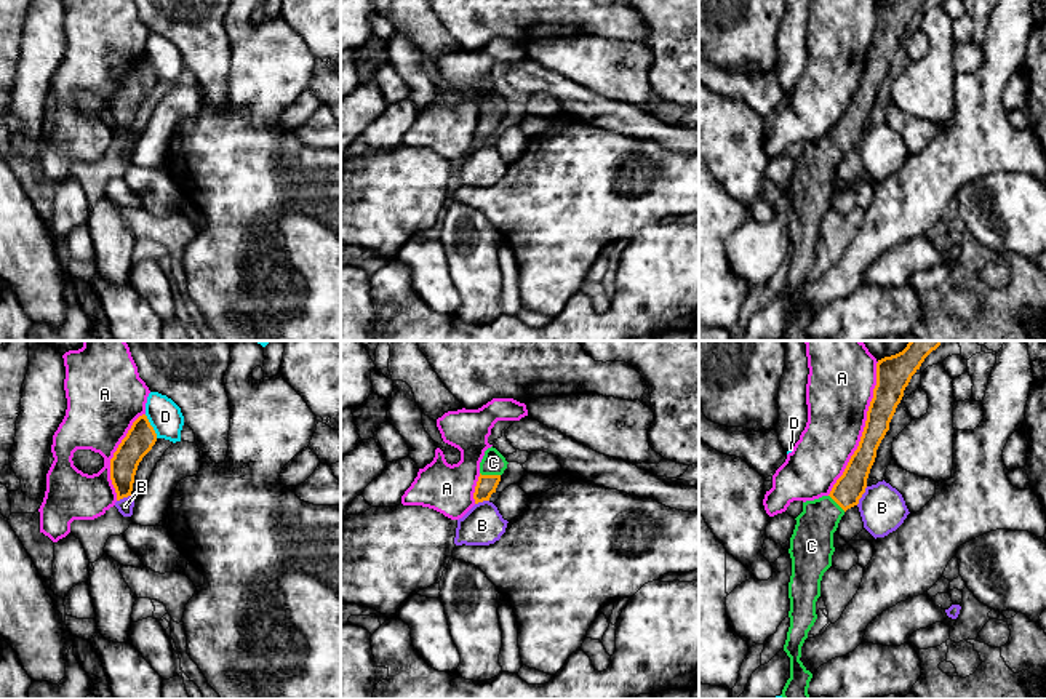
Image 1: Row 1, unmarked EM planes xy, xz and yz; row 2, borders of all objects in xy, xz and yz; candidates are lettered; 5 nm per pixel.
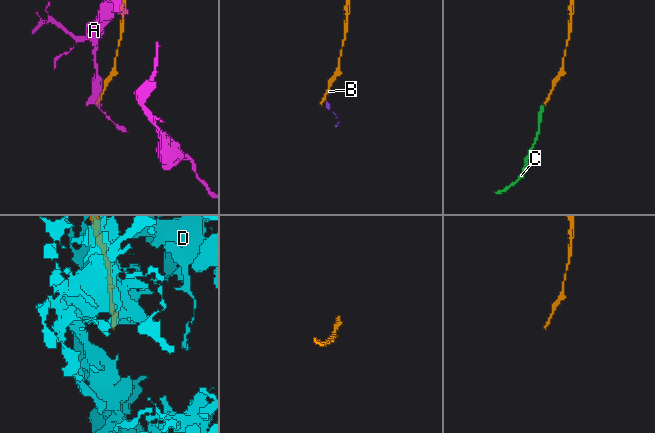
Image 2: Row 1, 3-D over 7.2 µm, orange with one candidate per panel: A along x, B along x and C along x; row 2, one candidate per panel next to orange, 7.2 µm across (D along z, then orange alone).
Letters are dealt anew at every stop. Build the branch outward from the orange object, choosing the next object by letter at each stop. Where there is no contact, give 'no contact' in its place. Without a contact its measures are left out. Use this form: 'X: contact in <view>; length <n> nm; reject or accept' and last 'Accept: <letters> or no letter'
A: contact in yz; length 700 nm; reject
B: contact in yz; length 110 nm; reject
C: contact in xz; length 110 nm; accept
D: contact in xy; length 140 nm; reject
Accept: C

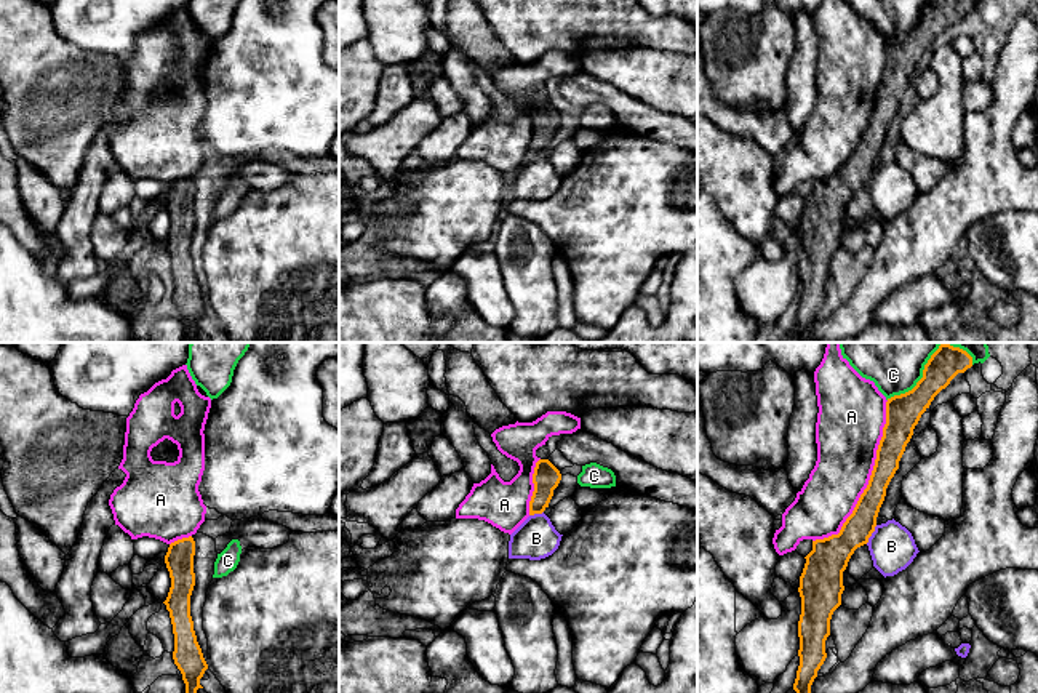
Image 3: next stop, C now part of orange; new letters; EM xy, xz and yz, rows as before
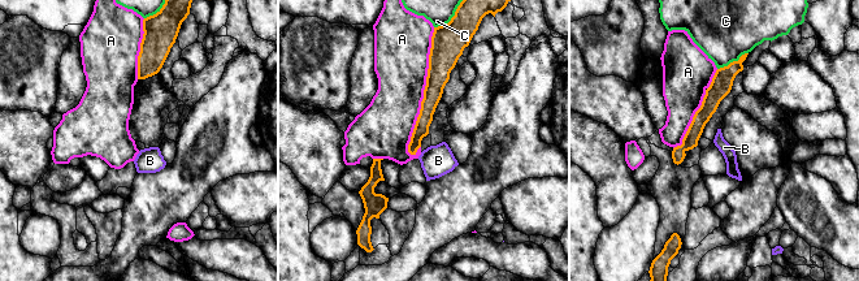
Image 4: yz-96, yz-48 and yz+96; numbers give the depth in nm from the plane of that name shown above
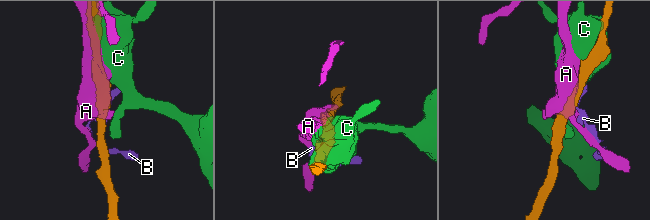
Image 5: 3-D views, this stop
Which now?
A: contact in yz; length 800 nm; reject
B: contact in yz; length 110 nm; reject
C: contact in yz; length 480 nm; reject
Accept: no letter

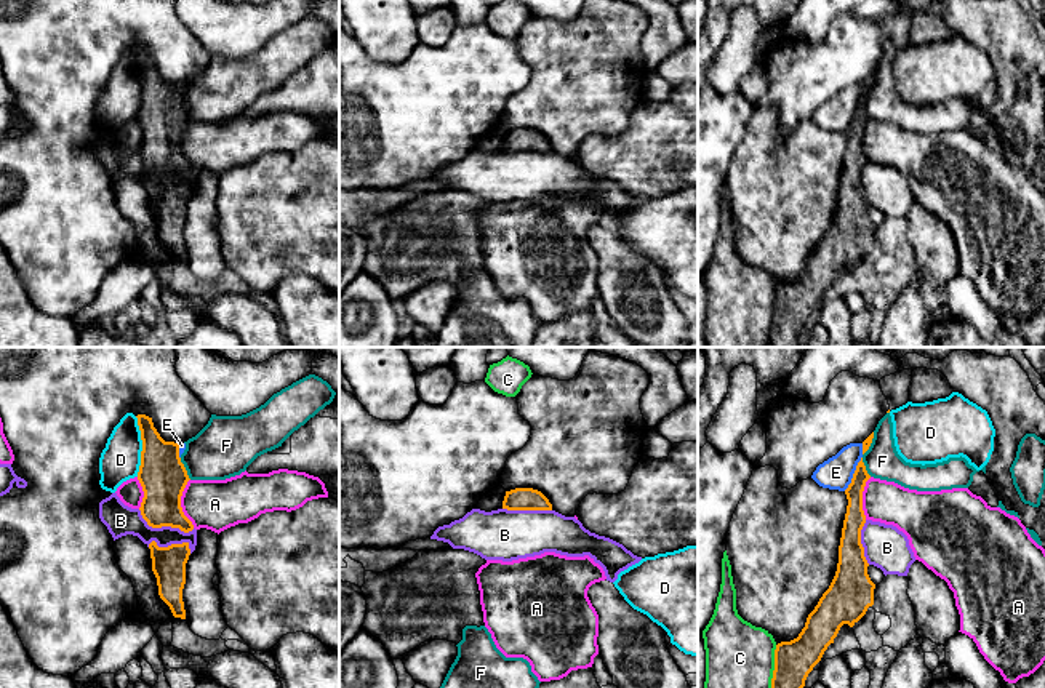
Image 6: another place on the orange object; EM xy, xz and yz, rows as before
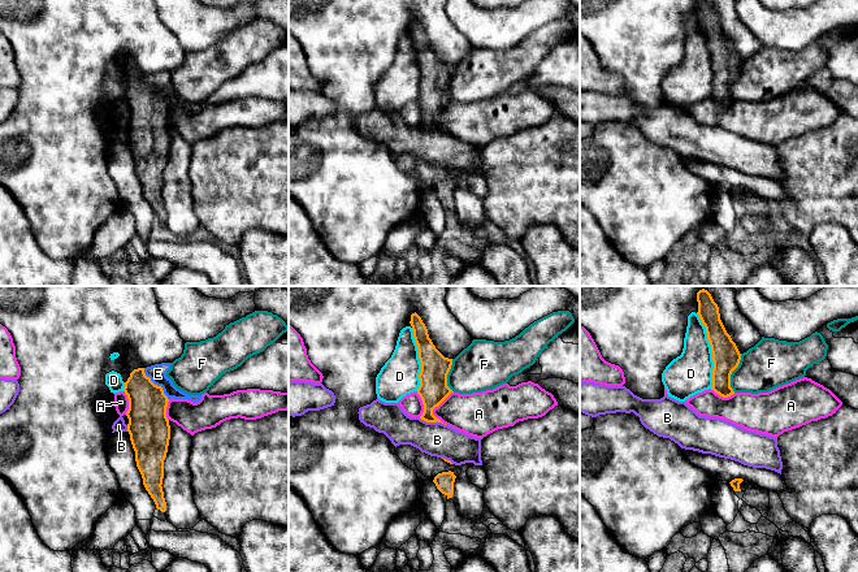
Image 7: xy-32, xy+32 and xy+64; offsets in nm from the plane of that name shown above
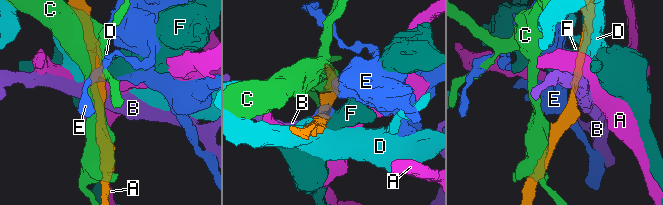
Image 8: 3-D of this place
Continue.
A: contact in xy; length 240 nm; reject
B: contact in xy; length 300 nm; reject
C: contact in yz; length 220 nm; reject
D: contact in xy; length 300 nm; reject
E: contact in yz; length 200 nm; reject
F: contact in xy; length 130 nm; reject
Accept: no letter

